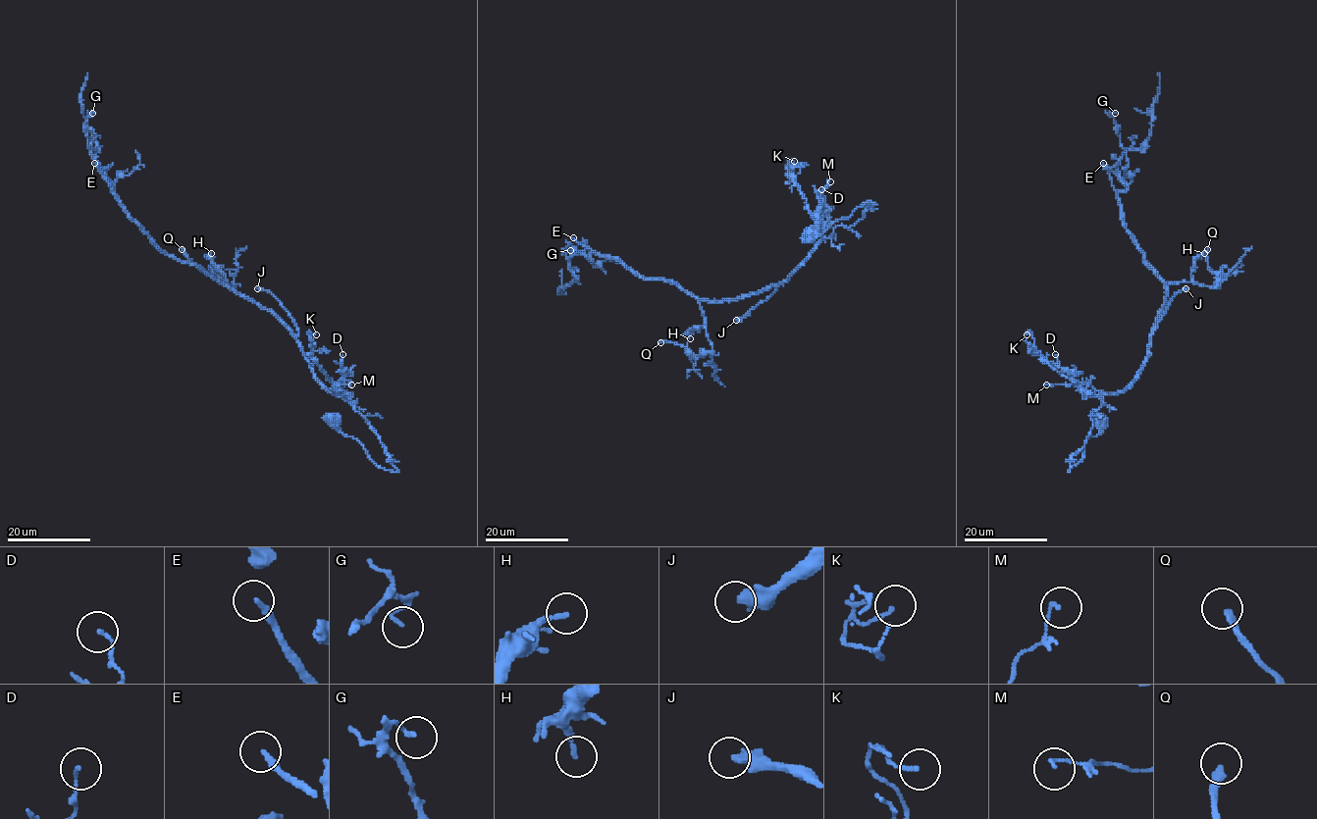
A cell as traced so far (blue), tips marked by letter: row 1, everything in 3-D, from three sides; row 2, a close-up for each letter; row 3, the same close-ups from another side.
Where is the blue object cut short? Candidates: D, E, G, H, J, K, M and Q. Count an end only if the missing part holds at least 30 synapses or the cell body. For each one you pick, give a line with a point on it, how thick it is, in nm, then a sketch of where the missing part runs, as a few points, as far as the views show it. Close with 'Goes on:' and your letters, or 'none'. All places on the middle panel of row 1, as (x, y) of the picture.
E: place (573, 237); calibre 240 nm; course (573, 237), (564, 231), (563, 221), (576, 219), (581, 214), (581, 204)
Q: place (660, 342); calibre 280 nm; course (660, 342), (662, 358), (666, 363), (662, 371), (665, 385), (661, 390)
Goes on: E, Q

